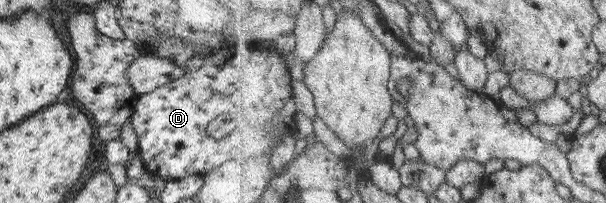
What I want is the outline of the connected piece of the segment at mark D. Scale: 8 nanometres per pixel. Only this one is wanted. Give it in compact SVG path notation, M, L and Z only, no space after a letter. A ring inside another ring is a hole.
M156 36L154 39L154 45L150 45L150 51L145 55L151 55L156 58L162 58L168 60L168 62L177 65L184 69L185 73L182 77L175 79L168 83L168 85L160 86L156 90L145 93L144 95L137 96L136 103L133 104L133 108L130 115L130 124L137 137L137 155L145 169L152 175L158 175L164 179L175 180L178 178L188 177L188 175L204 175L211 169L218 167L222 162L232 157L238 157L238 155L250 155L248 158L255 158L256 156L270 156L272 149L274 149L274 128L272 125L278 123L278 111L289 106L289 102L292 100L292 77L290 77L290 71L288 71L288 65L286 65L286 59L277 53L276 51L258 51L258 49L239 50L238 48L230 49L212 49L208 51L206 46L186 45L182 43L182 40L176 36ZM208 123L214 123L214 133L212 135L206 134L206 126Z

